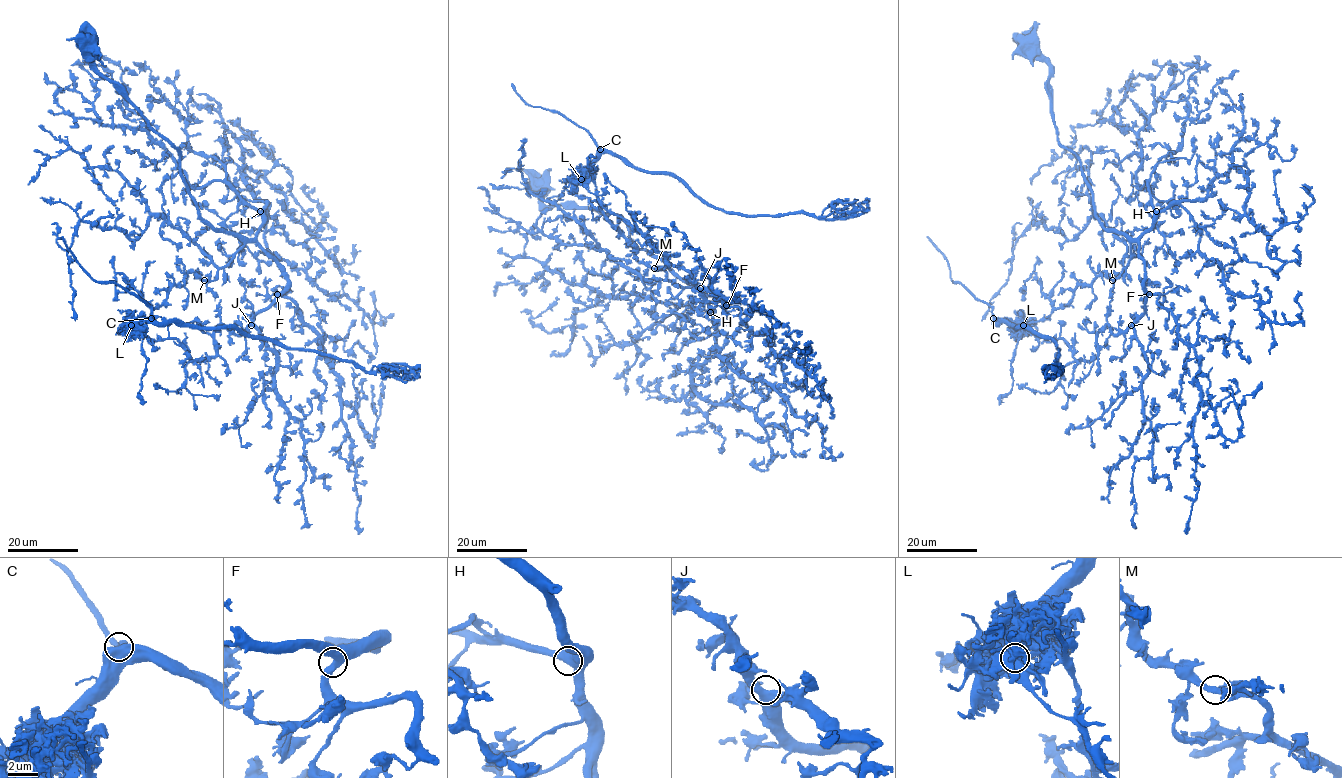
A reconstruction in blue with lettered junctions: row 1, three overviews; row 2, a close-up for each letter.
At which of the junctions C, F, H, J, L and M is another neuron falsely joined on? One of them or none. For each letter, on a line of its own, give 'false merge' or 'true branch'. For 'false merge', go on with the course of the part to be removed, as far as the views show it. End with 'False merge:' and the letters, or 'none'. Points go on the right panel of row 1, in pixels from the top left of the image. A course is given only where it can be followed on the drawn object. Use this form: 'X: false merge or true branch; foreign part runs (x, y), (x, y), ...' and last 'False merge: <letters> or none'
C: true branch
F: true branch
H: true branch
J: true branch
L: false merge; foreign part runs (1023, 325), (996, 322), (1029, 327), (1048, 336), (1058, 348), (1057, 367), (1062, 368), (1053, 364), (1049, 373)
M: true branch
False merge: L

